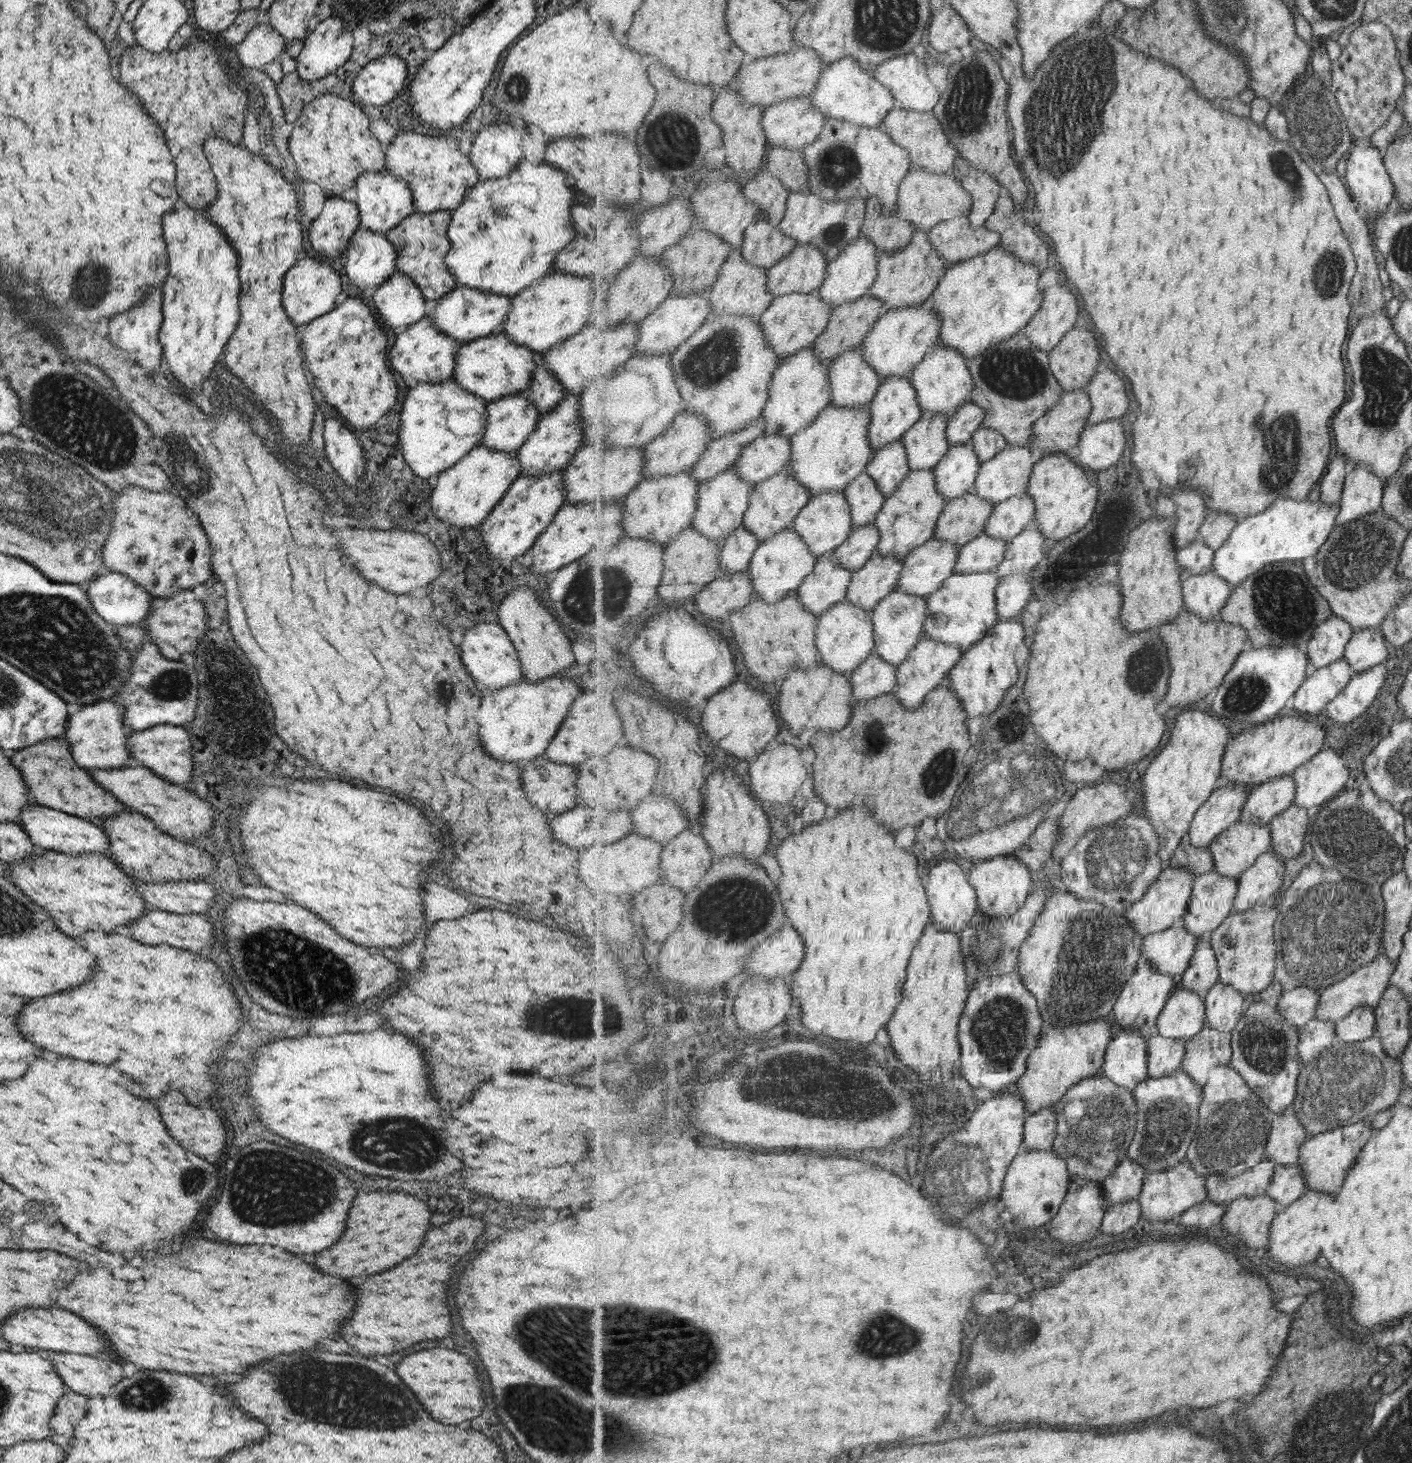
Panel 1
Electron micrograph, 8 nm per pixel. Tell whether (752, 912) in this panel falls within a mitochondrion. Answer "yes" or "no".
yes

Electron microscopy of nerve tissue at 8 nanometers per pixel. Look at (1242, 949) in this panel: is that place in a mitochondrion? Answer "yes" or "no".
no

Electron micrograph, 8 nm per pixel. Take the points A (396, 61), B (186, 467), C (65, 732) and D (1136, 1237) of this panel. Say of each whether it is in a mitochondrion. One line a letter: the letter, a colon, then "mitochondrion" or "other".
A: other
B: mitochondrion
C: other
D: other

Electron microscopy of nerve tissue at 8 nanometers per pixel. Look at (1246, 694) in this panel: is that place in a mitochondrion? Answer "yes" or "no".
yes

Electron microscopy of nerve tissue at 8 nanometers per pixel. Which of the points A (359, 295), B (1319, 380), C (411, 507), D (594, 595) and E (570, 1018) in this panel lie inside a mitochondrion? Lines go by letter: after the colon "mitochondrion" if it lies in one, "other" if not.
A: other
B: other
C: other
D: mitochondrion
E: mitochondrion

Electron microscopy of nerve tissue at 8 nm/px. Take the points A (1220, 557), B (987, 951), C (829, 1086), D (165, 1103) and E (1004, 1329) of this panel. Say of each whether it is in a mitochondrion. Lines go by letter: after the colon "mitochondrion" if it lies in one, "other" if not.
A: other
B: mitochondrion
C: mitochondrion
D: other
E: mitochondrion

